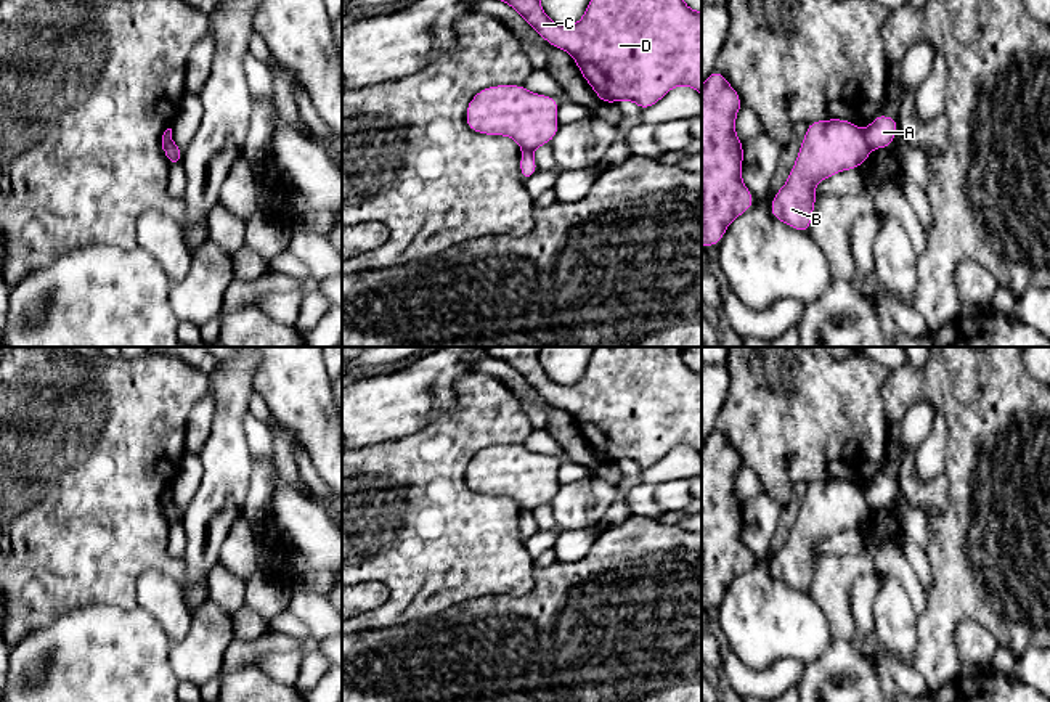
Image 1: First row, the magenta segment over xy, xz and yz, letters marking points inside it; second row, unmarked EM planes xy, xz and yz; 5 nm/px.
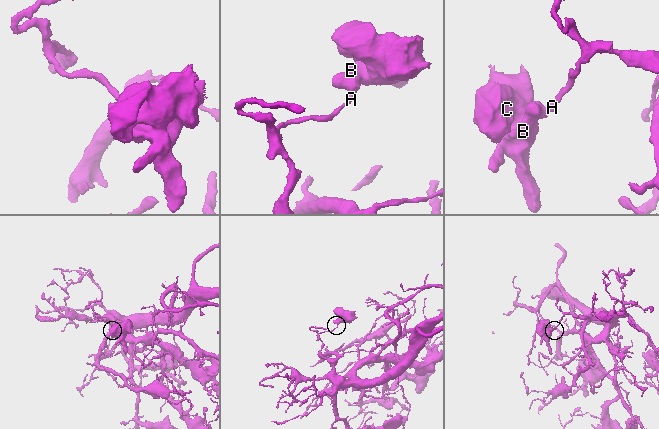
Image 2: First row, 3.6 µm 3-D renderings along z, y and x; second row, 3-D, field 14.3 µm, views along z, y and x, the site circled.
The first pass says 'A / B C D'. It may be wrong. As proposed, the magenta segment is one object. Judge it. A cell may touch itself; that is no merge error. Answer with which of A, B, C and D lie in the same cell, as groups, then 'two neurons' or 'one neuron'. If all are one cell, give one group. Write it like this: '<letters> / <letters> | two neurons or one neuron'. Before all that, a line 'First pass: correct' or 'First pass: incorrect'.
First pass: correct
A / B C D | two neurons

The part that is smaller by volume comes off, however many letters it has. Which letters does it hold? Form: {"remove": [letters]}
{"remove": ["B", "C", "D"]}

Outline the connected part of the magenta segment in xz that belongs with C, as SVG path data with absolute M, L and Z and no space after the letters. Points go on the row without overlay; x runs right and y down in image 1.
M482 347L486 355L511 365L549 405L568 411L584 440L592 447L599 456L599 463L618 463L629 459L642 471L657 464L669 450L678 445L687 445L698 451L702 456L702 371L690 369L682 360L682 347L594 347L589 365L583 378L573 386L562 386L552 382L539 363L541 347Z

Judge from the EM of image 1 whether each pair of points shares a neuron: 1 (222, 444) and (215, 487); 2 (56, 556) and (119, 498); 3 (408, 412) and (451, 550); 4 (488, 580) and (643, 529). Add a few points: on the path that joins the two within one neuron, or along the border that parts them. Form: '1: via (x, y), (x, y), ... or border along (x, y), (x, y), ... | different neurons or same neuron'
1: via (222, 455), (222, 476) | same neuron
2: via (73, 545), (103, 514) | same neuron
3: border along (447, 412), (415, 432), (378, 442) | different neurons
4: border along (535, 567), (533, 587), (527, 593), (506, 593) | different neurons

